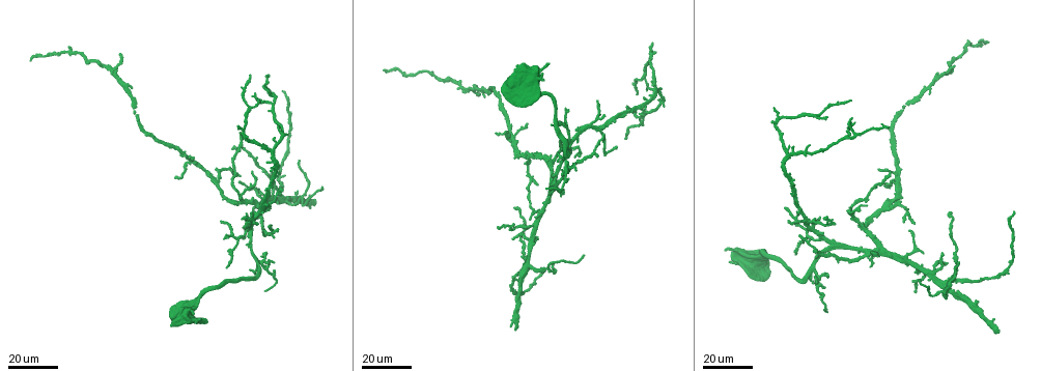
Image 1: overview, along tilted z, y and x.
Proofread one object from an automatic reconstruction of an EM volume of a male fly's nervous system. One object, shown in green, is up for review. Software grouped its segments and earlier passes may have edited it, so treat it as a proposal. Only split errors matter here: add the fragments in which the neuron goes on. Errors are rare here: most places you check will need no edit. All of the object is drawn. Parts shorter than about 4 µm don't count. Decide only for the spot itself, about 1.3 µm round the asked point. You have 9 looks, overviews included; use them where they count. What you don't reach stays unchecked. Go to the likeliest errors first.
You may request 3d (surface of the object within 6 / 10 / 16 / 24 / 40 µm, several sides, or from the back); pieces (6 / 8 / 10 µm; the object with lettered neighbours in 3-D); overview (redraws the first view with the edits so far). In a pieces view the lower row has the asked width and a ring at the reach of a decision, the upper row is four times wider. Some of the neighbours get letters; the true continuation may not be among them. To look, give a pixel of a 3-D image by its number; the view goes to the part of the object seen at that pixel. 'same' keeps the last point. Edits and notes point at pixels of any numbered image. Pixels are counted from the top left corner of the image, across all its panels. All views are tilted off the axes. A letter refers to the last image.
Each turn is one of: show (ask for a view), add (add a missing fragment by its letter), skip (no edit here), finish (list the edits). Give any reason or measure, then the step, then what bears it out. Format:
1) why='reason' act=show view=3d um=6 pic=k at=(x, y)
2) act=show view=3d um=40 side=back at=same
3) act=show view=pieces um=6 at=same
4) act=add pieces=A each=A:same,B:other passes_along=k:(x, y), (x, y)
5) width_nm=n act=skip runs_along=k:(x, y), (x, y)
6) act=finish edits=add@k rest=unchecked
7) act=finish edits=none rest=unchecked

why='branch stops here' act=show view=3d um=16 pic=1 at=(265, 87)

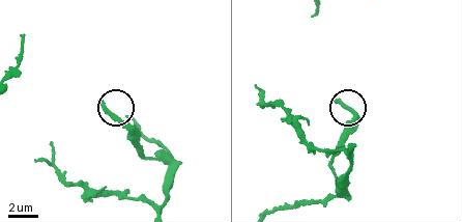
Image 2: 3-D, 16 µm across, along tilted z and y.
act=show view=pieces um=8 pic=2 at=(100, 102)

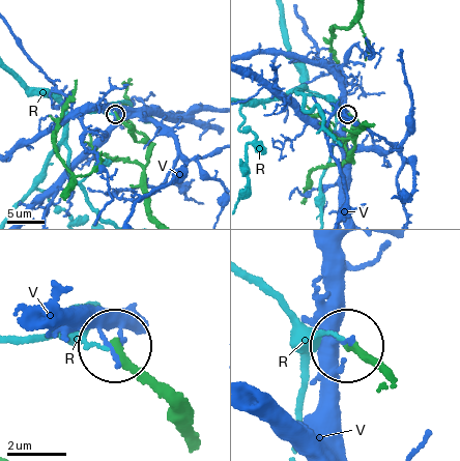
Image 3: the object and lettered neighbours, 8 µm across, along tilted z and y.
act=skip each=R:other,V:other found='none of them fits'

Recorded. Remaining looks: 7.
why='an open end' act=show view=3d um=24 pic=1 at=(941, 253)

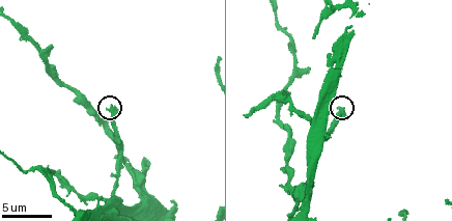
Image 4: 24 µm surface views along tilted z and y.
act=show view=pieces um=10 pic=4 at=(109, 107)

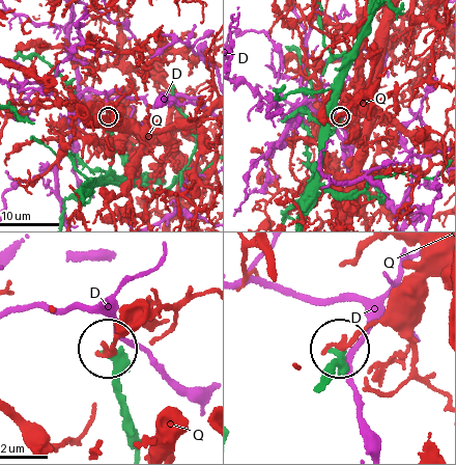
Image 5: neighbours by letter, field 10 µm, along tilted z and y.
act=skip each=D:other,Q:other found='no lettered fragment goes on from it'

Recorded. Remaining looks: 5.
why='branch stops here' act=show view=3d um=24 pic=1 at=(527, 124)

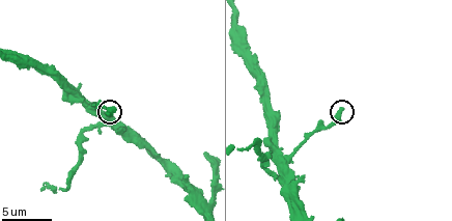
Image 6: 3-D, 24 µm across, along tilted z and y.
why='see the neighbours' act=show view=pieces um=8 pic=6 at=(108, 114)

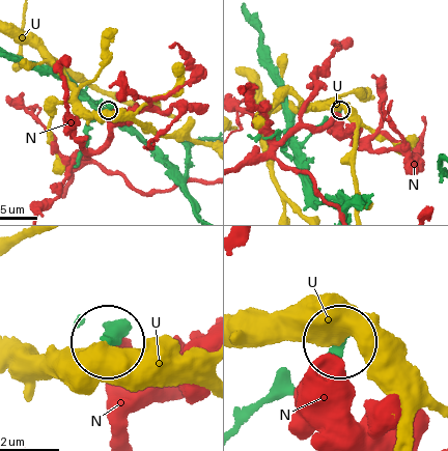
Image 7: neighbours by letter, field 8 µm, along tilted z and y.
width_nm=300 act=skip each=N:other,U:other found='no lettered fragment goes on from it'

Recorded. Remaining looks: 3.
why='an open end' act=show view=3d um=16 pic=1 at=(563, 174)

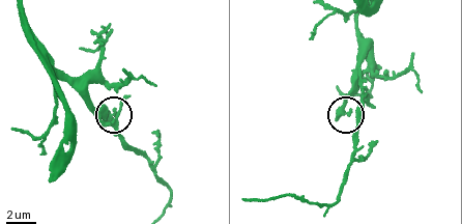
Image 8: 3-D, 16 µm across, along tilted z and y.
act=show view=pieces um=6 pic=8 at=(337, 117)

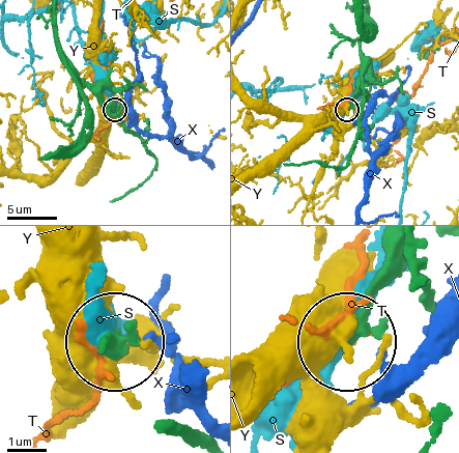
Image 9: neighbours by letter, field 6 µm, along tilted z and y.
act=skip each=S:other,T:other,X:other,Y:other found='none of them fits'

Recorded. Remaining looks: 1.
act=finish edits=none rest=unchecked

